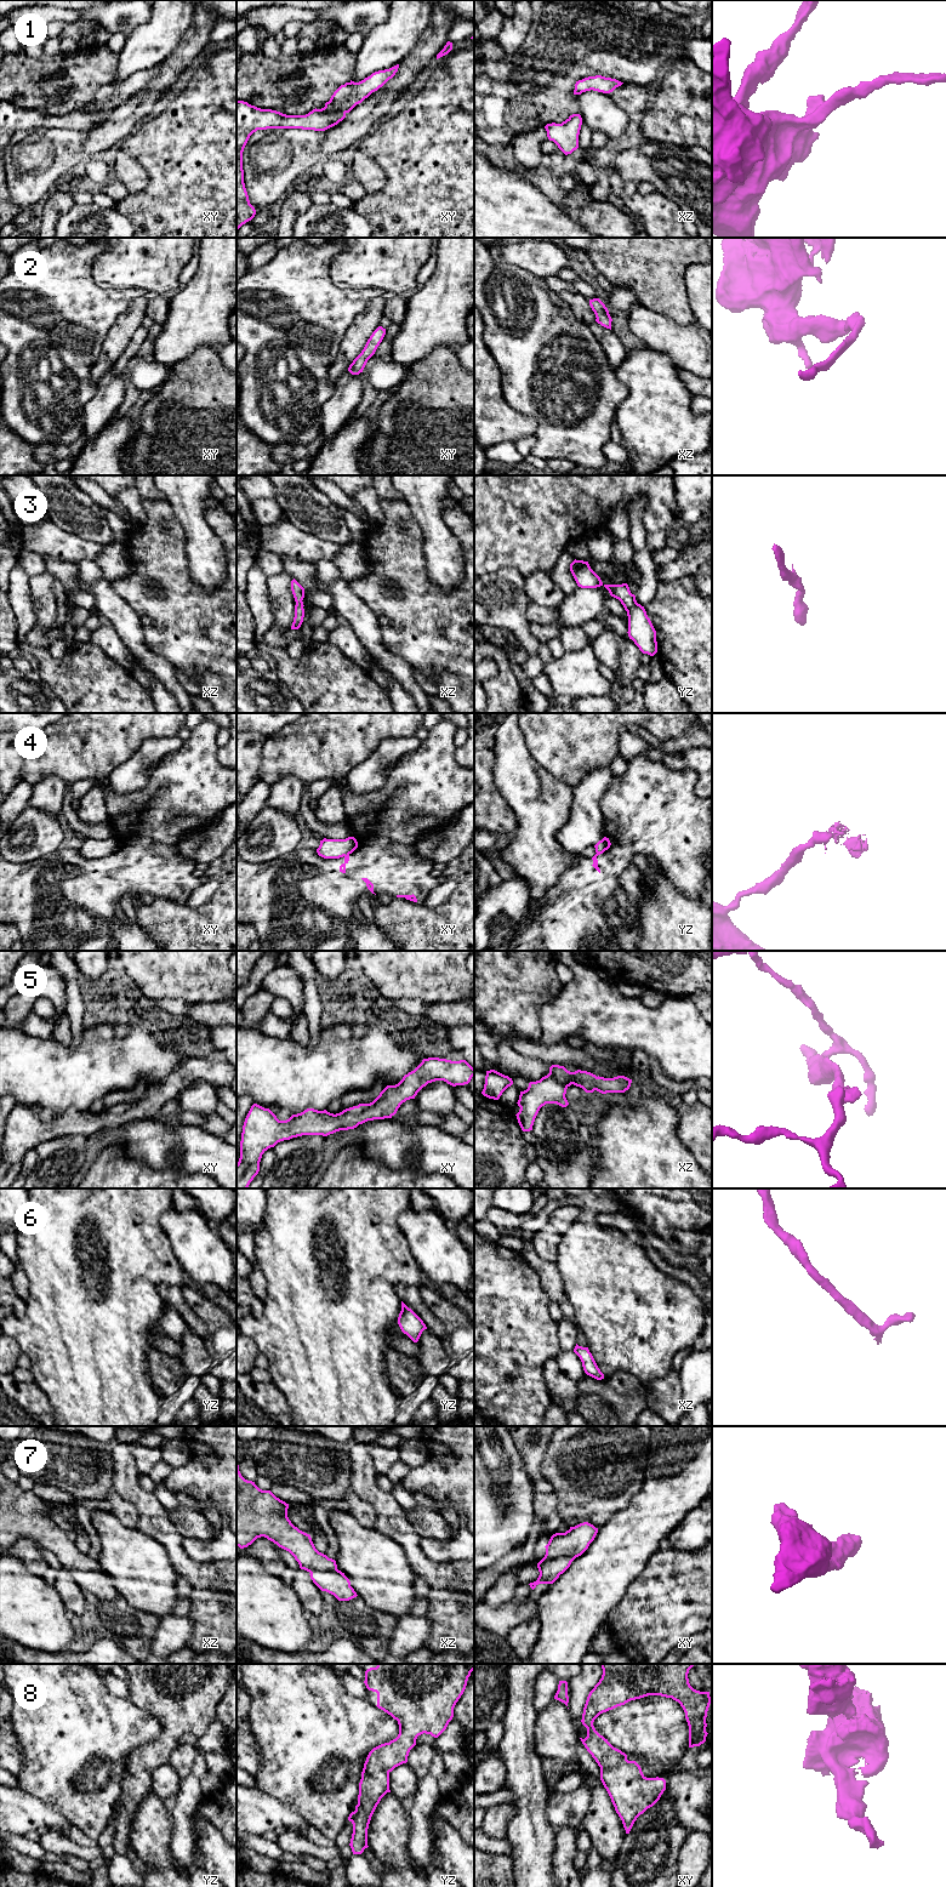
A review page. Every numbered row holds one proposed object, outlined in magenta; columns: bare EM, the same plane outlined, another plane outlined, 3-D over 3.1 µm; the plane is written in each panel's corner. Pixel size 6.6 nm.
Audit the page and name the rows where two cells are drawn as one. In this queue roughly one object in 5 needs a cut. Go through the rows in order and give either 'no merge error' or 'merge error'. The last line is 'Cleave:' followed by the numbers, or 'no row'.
1: no merge error
2: no merge error
3: no merge error
4: merge error
5: no merge error
6: no merge error
7: no merge error
8: no merge error
Cleave: 4

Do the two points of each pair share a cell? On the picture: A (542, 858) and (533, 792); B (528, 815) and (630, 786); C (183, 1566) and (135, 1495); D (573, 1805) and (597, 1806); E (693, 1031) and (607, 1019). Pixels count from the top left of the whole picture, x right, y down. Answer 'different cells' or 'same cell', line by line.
A: same cell
B: different cells
C: same cell
D: different cells
E: same cell

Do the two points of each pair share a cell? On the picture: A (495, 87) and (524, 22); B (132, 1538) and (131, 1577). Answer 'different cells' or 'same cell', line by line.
A: different cells
B: same cell

